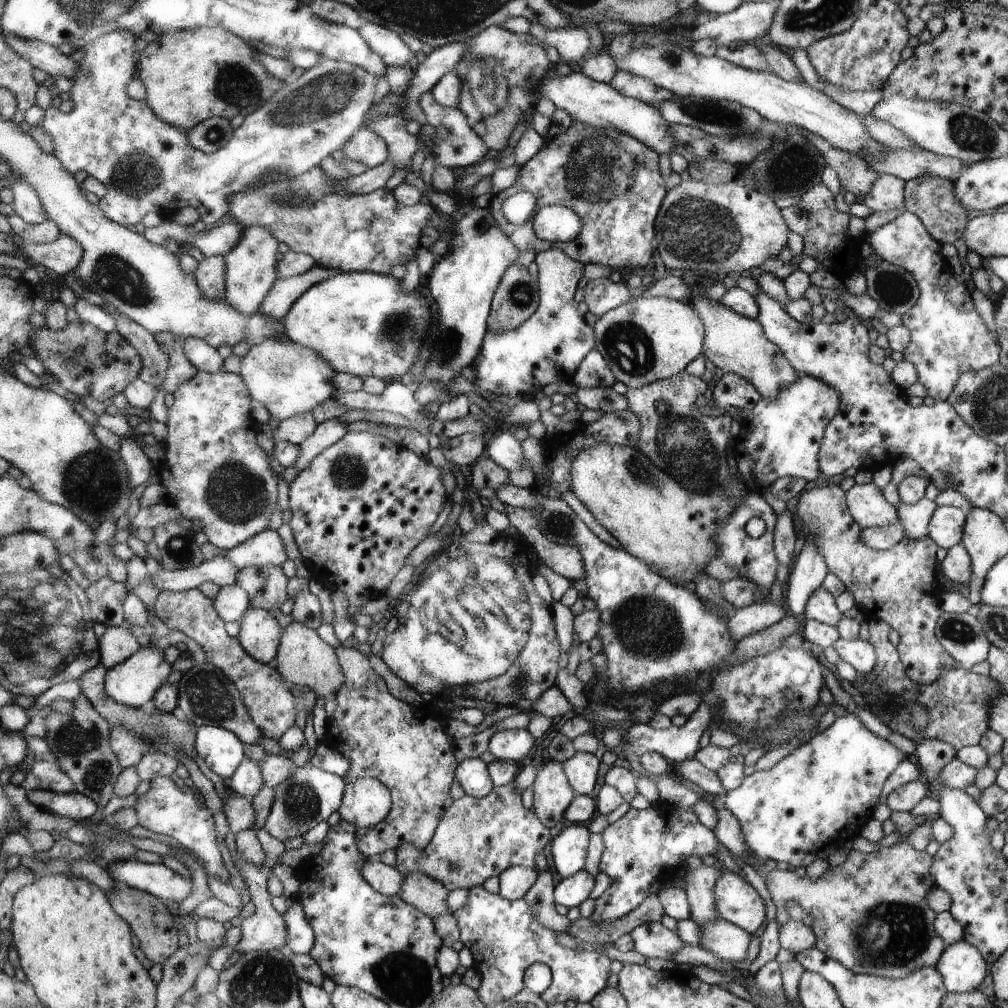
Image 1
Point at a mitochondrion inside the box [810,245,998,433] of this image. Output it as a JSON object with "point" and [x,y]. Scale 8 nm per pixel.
{"point":[894,289]}

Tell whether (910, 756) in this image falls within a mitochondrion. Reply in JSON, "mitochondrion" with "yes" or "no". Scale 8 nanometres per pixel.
{"mitochondrion":"no"}

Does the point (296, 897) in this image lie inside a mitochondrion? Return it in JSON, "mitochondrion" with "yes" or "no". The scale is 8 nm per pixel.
{"mitochondrion":"no"}

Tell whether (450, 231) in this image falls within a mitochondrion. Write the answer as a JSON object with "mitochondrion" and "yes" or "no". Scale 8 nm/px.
{"mitochondrion":"no"}

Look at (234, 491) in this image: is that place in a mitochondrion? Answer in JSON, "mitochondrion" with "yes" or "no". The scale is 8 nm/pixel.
{"mitochondrion":"yes"}

